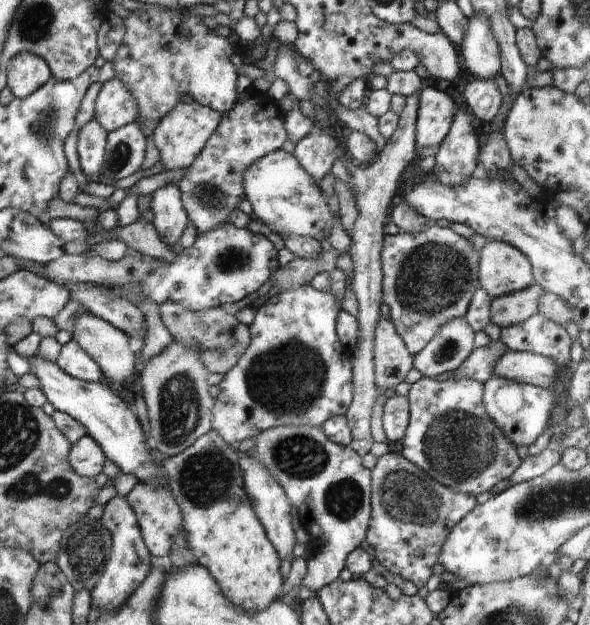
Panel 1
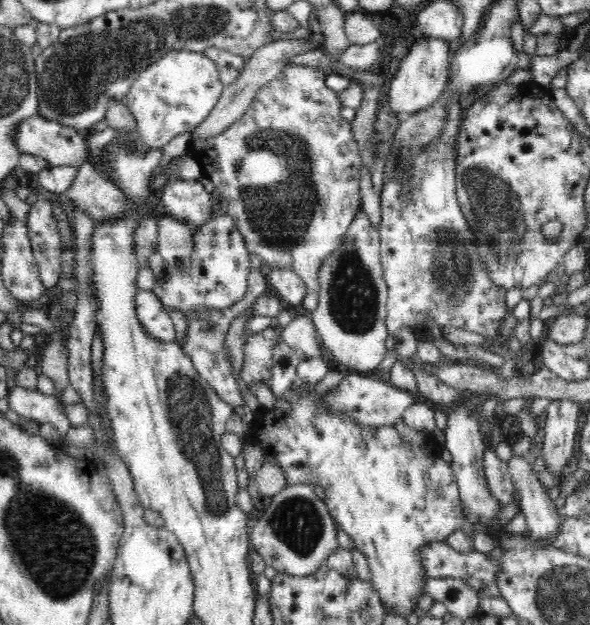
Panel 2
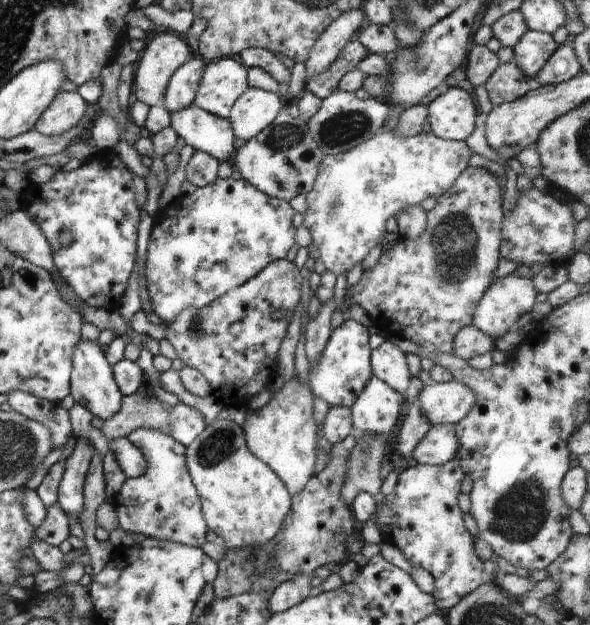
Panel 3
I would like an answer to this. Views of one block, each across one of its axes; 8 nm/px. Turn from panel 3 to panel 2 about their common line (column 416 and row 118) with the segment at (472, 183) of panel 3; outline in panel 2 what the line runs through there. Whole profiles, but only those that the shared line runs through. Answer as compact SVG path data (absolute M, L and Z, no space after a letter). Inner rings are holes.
M287 65L280 76L274 80L268 81L258 91L258 94L253 98L248 110L231 125L228 125L220 134L205 139L194 139L189 142L187 154L196 162L200 163L204 176L212 181L215 190L227 199L228 207L227 213L237 224L240 234L244 237L245 247L248 252L257 254L265 268L279 267L282 269L290 269L300 276L300 279L306 284L307 294L303 301L306 312L312 313L319 304L320 284L318 281L318 274L322 261L330 253L334 253L338 245L343 241L343 234L347 226L351 223L353 216L362 207L360 197L359 177L360 166L362 160L360 159L360 152L358 151L358 143L354 139L350 121L346 121L342 117L342 103L338 99L338 93L334 92L326 86L327 70L314 69L312 66Z

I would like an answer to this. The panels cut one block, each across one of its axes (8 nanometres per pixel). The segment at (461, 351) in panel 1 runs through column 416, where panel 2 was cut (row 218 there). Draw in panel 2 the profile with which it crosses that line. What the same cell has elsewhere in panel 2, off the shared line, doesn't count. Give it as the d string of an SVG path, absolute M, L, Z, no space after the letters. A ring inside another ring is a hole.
M362 208L353 216L351 223L343 234L343 241L334 253L330 253L322 261L318 281L320 284L318 308L312 312L312 320L318 335L322 337L324 346L332 353L334 360L344 364L349 371L368 371L378 368L386 357L386 339L390 335L386 329L388 316L388 286L383 278L380 256L379 229L372 225L370 218Z

